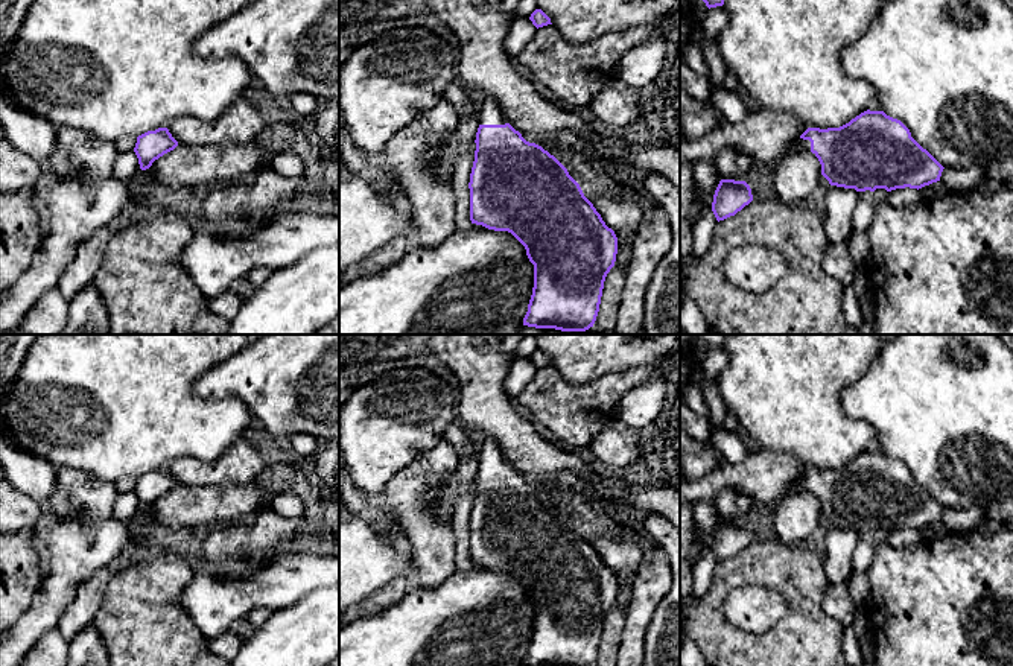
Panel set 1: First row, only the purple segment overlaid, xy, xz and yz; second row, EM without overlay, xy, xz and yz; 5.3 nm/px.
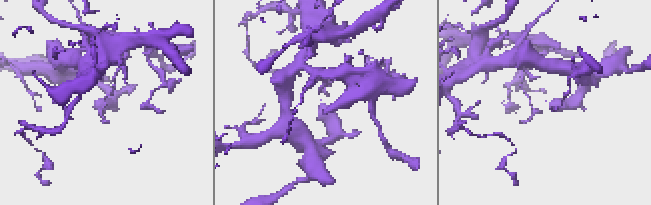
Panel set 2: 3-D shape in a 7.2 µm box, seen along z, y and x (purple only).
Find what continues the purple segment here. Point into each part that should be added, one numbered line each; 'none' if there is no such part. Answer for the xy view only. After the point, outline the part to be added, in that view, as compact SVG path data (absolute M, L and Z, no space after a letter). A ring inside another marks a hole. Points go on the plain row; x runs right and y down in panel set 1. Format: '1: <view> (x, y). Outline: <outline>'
none

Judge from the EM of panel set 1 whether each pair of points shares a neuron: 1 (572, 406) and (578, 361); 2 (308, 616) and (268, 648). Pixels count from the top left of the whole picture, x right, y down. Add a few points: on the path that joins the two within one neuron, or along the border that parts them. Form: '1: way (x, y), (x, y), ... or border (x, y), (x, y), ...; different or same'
1: border (552, 364), (574, 385), (586, 385), (609, 374); different
2: way (298, 625), (277, 646); same

